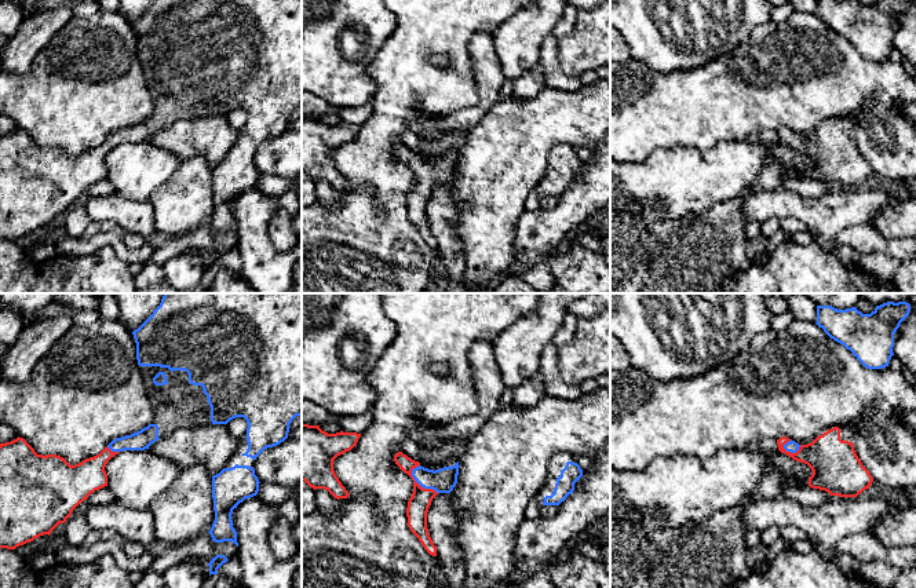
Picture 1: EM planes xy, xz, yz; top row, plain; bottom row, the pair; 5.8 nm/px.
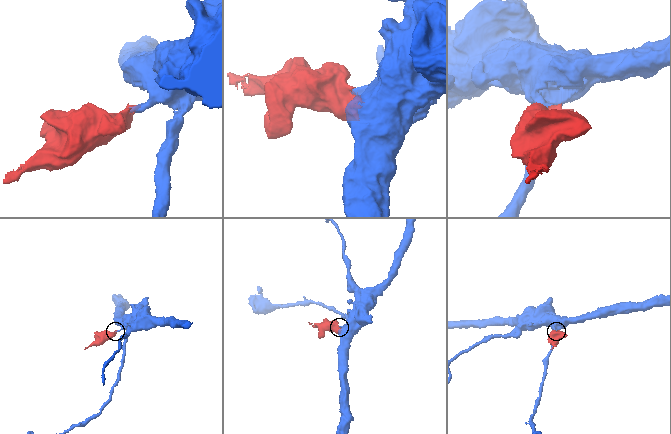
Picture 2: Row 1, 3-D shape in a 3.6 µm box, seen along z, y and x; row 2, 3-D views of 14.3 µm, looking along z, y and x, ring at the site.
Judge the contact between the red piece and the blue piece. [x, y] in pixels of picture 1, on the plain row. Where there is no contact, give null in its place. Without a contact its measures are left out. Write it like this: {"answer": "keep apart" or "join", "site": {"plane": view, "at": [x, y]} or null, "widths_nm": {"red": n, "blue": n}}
{"answer": "join", "site": {"plane": "xz", "at": [419, 176]}, "widths_nm": {"red": 130, "blue": 140}}

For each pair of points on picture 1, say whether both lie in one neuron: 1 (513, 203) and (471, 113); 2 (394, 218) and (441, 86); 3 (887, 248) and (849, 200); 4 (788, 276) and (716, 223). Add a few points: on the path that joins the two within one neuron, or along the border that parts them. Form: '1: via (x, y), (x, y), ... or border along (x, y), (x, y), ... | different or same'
1: border along (499, 99), (469, 130) | different
2: via (384, 178), (384, 128), (394, 106), (401, 99) | same
3: border along (869, 223), (851, 225), (838, 234) | different
4: border along (748, 260), (736, 278) | different

